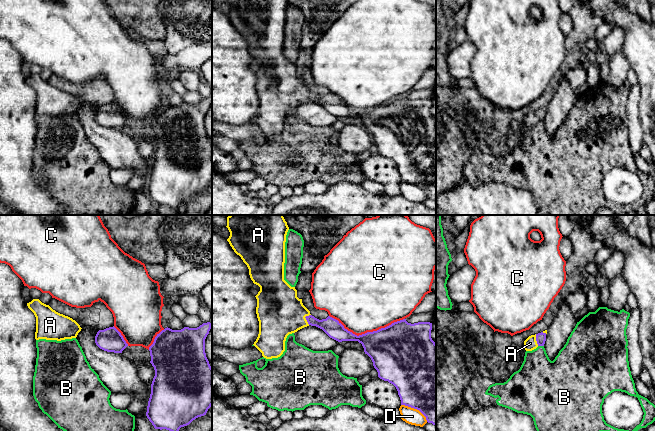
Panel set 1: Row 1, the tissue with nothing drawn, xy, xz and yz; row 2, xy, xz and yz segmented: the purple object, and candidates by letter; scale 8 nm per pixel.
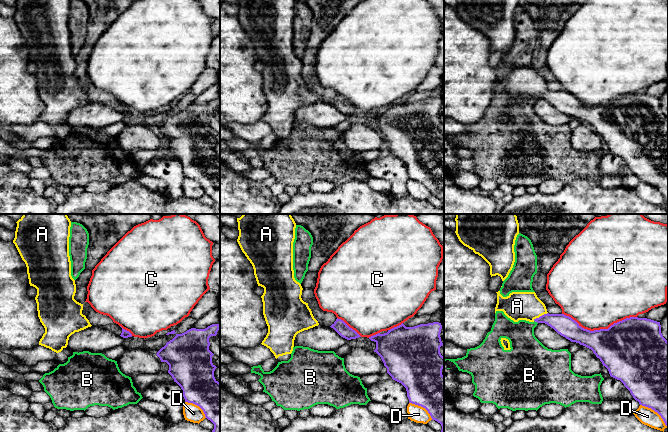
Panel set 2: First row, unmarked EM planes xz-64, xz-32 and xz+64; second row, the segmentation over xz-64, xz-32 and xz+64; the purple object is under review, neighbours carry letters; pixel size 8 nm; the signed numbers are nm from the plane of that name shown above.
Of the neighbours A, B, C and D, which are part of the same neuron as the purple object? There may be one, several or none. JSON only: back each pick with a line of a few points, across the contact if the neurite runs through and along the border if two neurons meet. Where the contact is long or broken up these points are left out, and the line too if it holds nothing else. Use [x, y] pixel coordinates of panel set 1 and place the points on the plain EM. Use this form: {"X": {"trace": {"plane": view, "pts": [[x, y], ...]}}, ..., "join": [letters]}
{"A": {"trace": {"plane": "xz", "pts": [[332, 103], [314, 98], [305, 93], [280, 88]]}}, "join": ["A"]}

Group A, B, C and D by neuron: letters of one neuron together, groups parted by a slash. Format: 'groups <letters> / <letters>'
groups A / B / C / D

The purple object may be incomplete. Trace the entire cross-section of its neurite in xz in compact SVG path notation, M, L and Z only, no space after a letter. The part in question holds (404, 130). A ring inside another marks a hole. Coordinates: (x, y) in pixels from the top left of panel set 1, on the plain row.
M227 0L230 8L227 15L234 28L241 33L249 45L254 60L260 63L256 90L259 110L254 122L266 135L278 134L285 127L289 110L309 101L322 105L330 114L342 117L358 117L362 120L378 153L393 160L405 181L419 186L428 199L436 202L436 119L431 114L432 99L408 99L406 95L392 99L377 107L355 111L336 95L328 92L319 96L310 90L297 73L297 66L284 56L285 18L289 6L287 0Z

